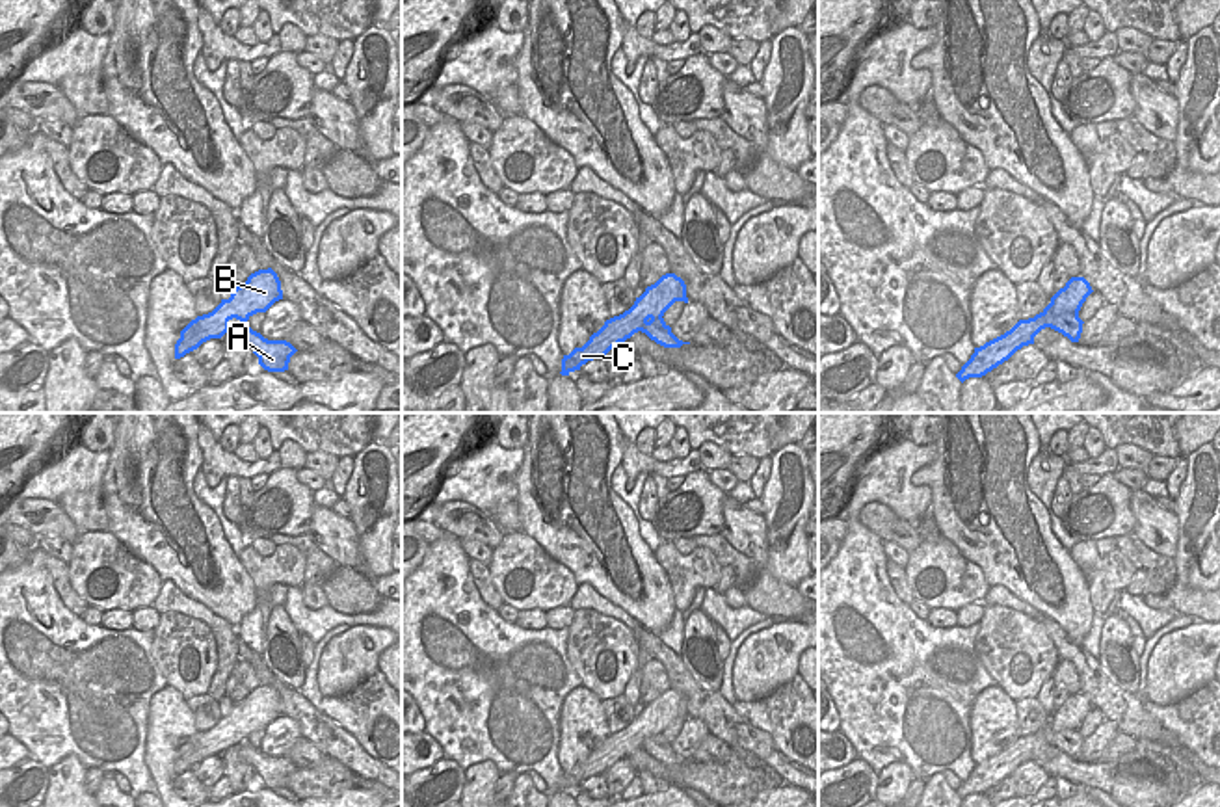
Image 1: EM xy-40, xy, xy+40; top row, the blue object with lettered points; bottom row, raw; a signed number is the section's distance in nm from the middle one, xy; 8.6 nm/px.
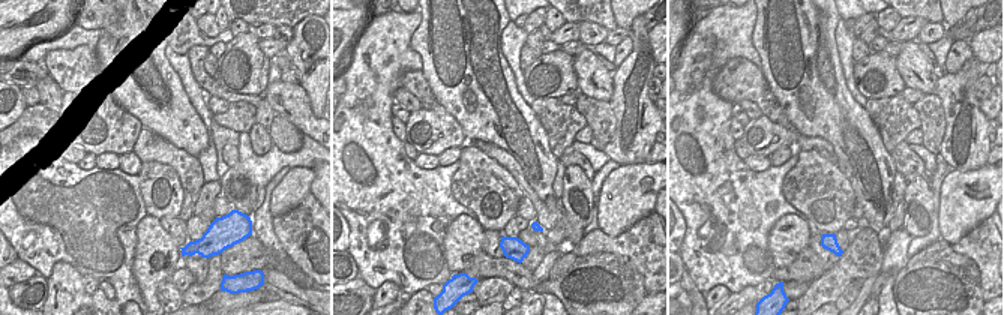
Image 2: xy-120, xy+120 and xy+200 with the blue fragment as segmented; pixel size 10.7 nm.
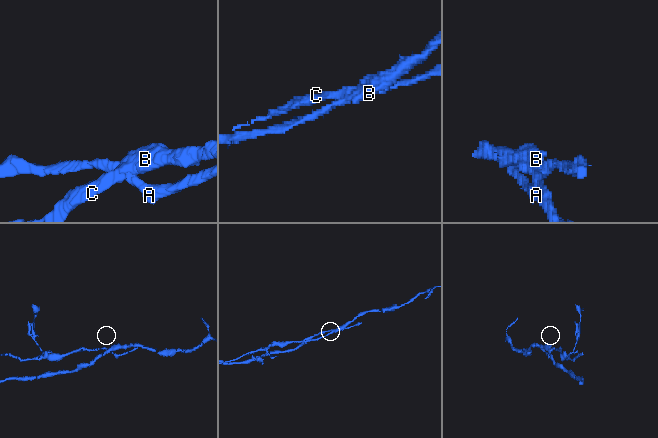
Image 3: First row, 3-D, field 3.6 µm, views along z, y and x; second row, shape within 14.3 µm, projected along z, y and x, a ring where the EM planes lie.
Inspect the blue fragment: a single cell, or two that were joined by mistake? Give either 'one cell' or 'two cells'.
two cells

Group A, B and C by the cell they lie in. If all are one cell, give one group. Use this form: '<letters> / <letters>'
A / B C

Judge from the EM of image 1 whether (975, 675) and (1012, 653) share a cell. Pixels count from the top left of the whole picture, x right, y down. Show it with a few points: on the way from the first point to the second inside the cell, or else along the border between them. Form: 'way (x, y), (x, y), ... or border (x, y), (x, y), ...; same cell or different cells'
border (979, 625), (975, 653), (997, 685); different cells

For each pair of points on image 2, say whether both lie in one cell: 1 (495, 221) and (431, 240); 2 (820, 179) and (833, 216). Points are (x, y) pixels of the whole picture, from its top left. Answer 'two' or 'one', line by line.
1: two
2: one

